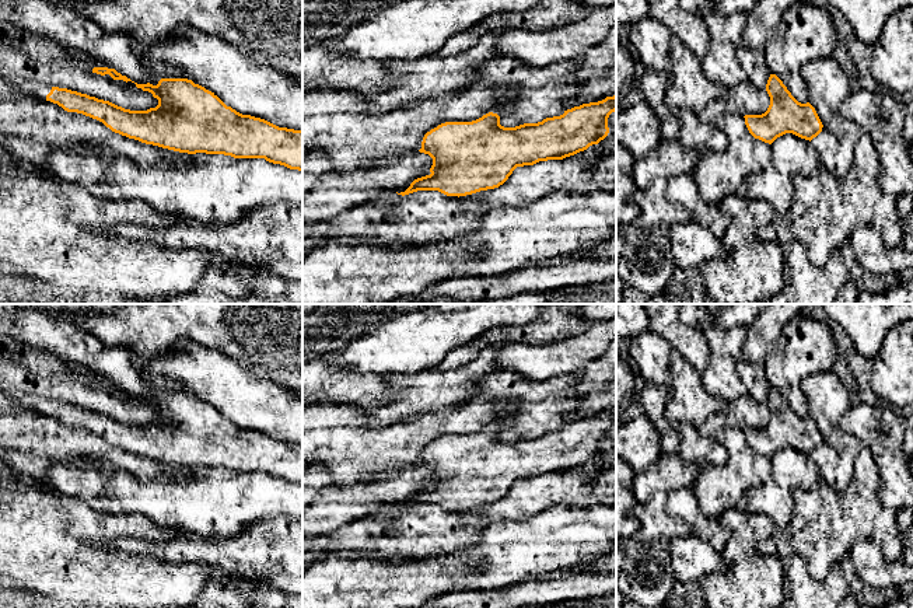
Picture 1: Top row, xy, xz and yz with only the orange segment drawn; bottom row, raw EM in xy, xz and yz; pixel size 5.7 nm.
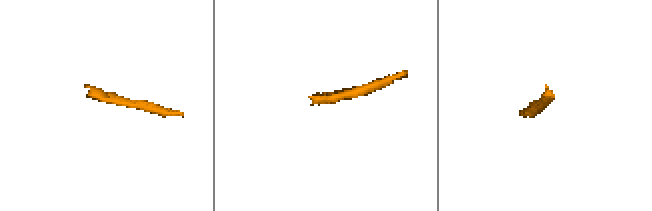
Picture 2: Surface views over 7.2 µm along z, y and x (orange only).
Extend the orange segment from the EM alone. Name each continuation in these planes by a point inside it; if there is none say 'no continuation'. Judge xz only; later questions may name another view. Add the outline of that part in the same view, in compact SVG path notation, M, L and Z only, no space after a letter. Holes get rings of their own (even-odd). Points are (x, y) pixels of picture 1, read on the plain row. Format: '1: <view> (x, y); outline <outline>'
no continuation

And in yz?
no continuation

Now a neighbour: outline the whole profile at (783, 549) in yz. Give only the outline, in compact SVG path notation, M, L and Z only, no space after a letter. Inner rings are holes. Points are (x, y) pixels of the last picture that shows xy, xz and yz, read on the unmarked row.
M864 445L854 461L854 478L844 492L821 482L815 489L795 489L793 518L784 530L772 535L776 555L783 560L801 556L816 581L823 581L830 567L849 556L858 542L878 542L888 562L900 559L903 542L896 527L896 511L885 509L879 500L879 468L871 450Z

